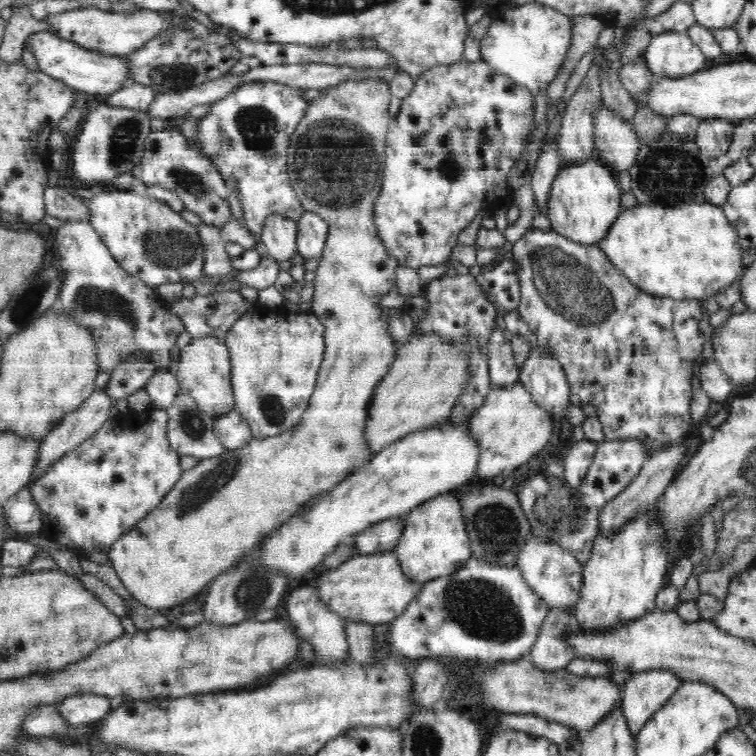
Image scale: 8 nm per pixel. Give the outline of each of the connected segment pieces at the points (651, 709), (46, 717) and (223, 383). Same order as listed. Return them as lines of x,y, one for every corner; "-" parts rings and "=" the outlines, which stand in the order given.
662,669
631,673
626,679
620,704
632,736
638,736
642,725
670,700
684,682
678,675
=
54,705
34,706
22,720
22,732
28,737
55,737
66,730
68,725
=
214,335
192,338
189,344
181,347
175,375
180,391
188,393
210,418
224,416
234,410
230,355
221,338

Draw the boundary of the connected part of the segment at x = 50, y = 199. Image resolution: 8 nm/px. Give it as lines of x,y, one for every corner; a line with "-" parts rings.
47,186
43,192
45,200
45,214
63,221
88,221
89,206
82,198
70,194
66,188

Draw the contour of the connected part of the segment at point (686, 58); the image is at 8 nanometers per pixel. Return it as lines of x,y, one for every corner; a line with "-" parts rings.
670,30
652,36
644,54
656,79
692,77
705,69
706,58
687,33

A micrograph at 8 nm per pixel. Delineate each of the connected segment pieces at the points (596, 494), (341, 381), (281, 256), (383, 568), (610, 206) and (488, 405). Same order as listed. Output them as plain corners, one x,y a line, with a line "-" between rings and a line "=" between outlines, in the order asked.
637,438
600,443
577,490
566,484
562,460
545,460
544,470
528,477
518,488
517,497
530,524
531,534
554,539
570,552
583,550
599,536
600,510
637,476
646,462
646,449
650,447
652,444
=
346,79
341,83
321,90
322,98
308,102
308,110
300,119
297,129
290,135
287,148
288,182
298,195
302,208
305,211
312,211
319,214
329,224
328,236
325,240
324,250
318,257
318,267
314,270
315,278
314,294
311,300
310,313
320,319
325,326
325,356
323,358
321,369
319,370
317,381
310,399
310,404
305,410
302,420
293,426
286,433
279,434
277,437
268,437
263,439
250,439
249,444
241,449
227,451
226,454
219,454
217,457
201,459
194,468
185,470
178,482
172,487
172,490
164,497
160,506
151,511
136,527
129,530
120,540
114,542
108,550
108,560
116,575
120,578
122,585
128,590
136,601
140,601
144,606
151,609
161,610
163,608
172,609
182,605
196,596
208,583
214,581
221,573
228,571
238,558
242,558
248,551
253,550
271,531
276,531
284,523
289,522
299,511
311,501
311,498
322,492
332,490
342,480
346,480
350,474
368,463
374,454
370,449
366,449
363,444
363,427
366,426
367,411
371,406
371,399
374,396
374,390
378,383
386,376
392,361
395,359
398,345
392,339
392,334
388,331
388,322
386,321
386,309
381,306
382,296
388,295
396,287
398,279
396,278
396,268
400,264
390,256
386,250
386,245
379,240
375,232
374,221
372,221
372,210
378,198
380,187
383,183
383,166
386,166
385,150
386,136
389,132
389,108
393,95
390,91
388,81
384,79
=
272,214
262,226
261,239
267,256
278,261
288,260
297,250
297,221
=
395,552
356,555
324,574
316,583
316,594
320,604
338,613
343,624
346,621
364,621
366,624
388,624
398,618
417,597
422,586
411,582
403,574
=
596,155
572,166
562,166
547,198
546,215
551,222
551,230
580,245
600,246
621,213
622,193
617,175
605,164
600,164
=
520,382
505,387
492,384
484,404
474,412
468,425
470,436
478,445
478,466
475,467
474,478
480,480
494,478
508,468
518,468
528,462
532,456
539,454
552,436
550,413
534,402
528,389

